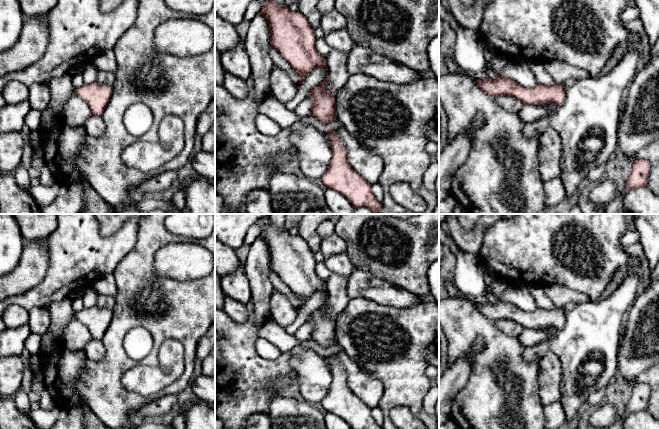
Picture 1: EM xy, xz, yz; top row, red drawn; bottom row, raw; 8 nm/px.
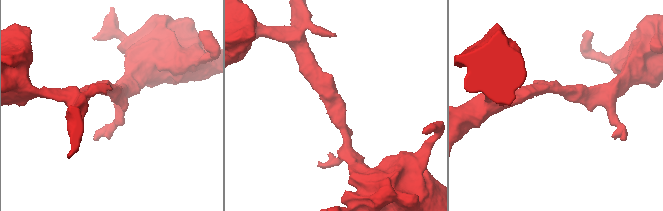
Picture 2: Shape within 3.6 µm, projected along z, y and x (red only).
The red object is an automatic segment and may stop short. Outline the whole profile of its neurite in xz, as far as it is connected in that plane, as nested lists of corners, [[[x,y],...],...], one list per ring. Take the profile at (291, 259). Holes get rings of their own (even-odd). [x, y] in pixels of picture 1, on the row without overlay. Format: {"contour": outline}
{"contour": [[[269,216],[260,235],[267,244],[272,272],[301,300],[299,308],[316,292],[328,295],[327,285],[315,272],[314,253],[301,237],[291,236],[288,229],[276,228]]]}

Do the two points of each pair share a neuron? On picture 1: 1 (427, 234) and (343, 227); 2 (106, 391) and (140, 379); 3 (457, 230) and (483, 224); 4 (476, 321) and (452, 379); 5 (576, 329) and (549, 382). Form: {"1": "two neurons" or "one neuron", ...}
{"1": "one neuron", "2": "two neurons", "3": "one neuron", "4": "two neurons", "5": "two neurons"}

